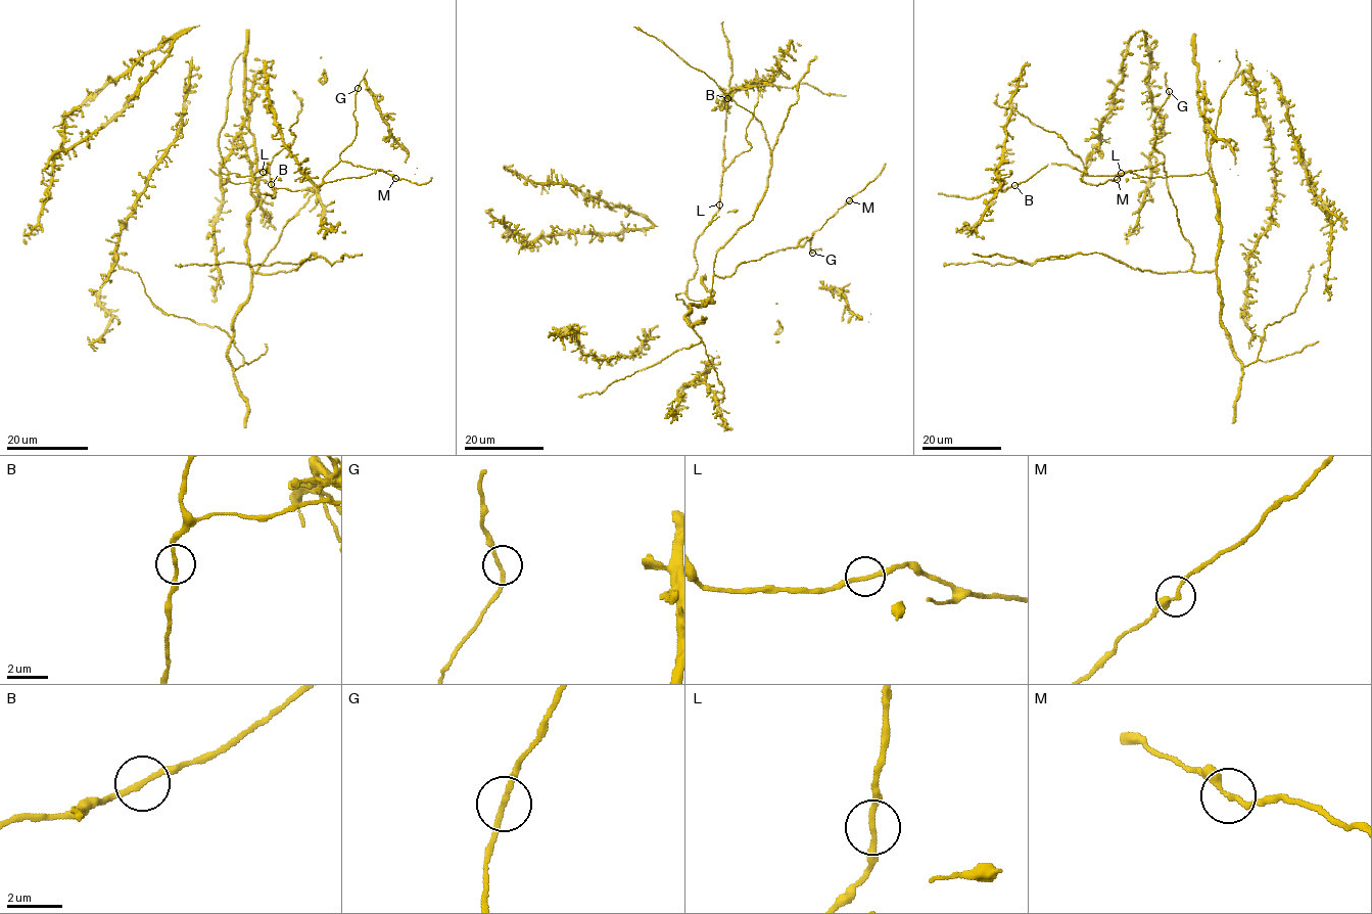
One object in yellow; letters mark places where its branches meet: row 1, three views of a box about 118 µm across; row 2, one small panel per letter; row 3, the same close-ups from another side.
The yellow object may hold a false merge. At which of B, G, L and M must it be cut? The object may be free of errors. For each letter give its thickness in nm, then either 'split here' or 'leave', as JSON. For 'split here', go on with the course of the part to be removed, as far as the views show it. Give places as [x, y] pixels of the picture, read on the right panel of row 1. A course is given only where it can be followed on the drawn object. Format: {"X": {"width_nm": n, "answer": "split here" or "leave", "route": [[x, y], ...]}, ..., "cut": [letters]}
{"B": {"width_nm": 190, "answer": "leave"}, "G": {"width_nm": 180, "answer": "leave"}, "L": {"width_nm": 200, "answer": "leave"}, "M": {"width_nm": 200, "answer": "leave"}, "cut": []}

